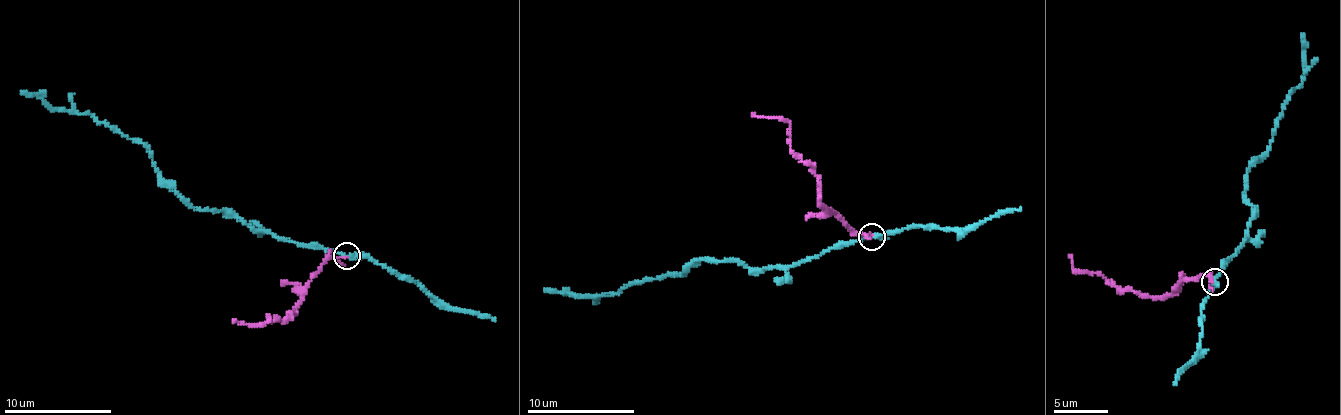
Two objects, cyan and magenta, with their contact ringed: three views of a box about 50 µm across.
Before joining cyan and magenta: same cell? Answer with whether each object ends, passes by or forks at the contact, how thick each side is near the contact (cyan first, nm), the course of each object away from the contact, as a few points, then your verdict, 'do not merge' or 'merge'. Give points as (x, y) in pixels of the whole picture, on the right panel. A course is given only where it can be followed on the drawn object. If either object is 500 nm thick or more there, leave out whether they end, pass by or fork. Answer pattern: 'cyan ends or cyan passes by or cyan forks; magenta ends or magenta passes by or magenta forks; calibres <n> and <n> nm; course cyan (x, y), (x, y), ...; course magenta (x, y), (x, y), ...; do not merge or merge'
cyan forks; magenta passes by; calibres 200 and 120 nm; course cyan (1215, 282), (1246, 238), (1252, 208), (1244, 176), (1268, 150), (1287, 98), (1302, 81), (1305, 48), (1301, 34); course magenta (1212, 282), (1203, 275), (1161, 297), (1142, 297), (1095, 272), (1073, 268), (1069, 255); do not merge

